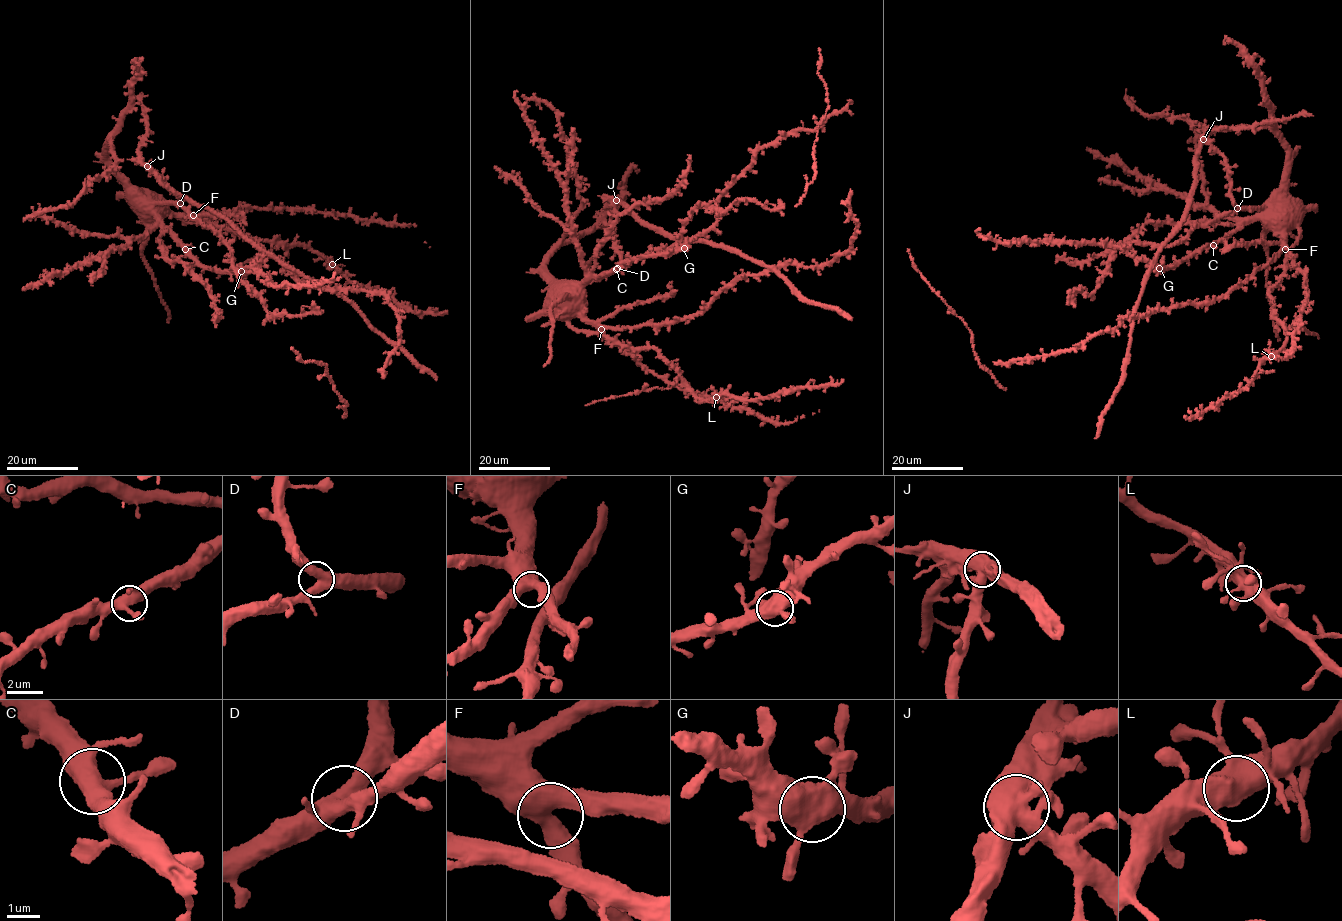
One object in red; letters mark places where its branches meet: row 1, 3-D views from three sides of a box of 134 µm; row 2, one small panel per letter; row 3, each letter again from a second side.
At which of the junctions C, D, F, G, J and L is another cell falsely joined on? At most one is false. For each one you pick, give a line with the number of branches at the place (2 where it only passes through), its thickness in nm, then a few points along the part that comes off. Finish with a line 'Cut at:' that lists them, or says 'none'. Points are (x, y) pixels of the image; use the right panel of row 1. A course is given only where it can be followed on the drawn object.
J: 4 branches meet; 600 nm thick; foreign part runs (1203, 139), (1185, 209), (1180, 222), (1152, 262), (1131, 322), (1130, 342), (1118, 386), (1102, 414), (1095, 438)
Cut at: J

